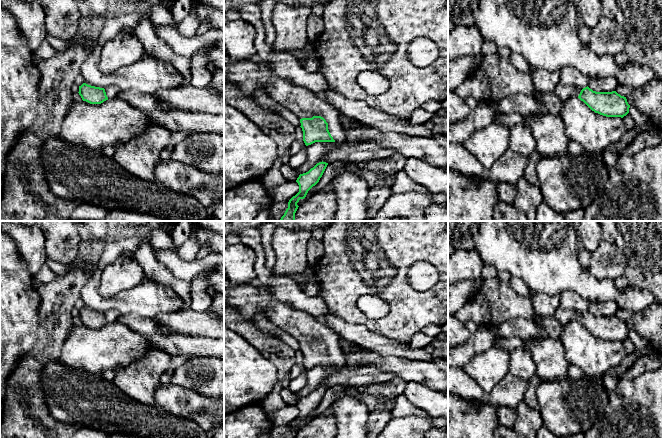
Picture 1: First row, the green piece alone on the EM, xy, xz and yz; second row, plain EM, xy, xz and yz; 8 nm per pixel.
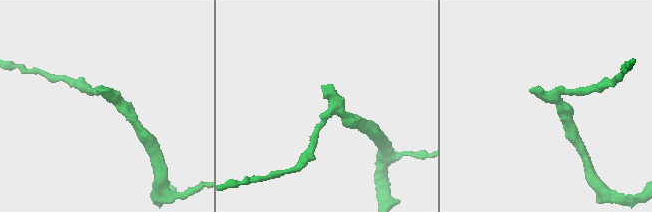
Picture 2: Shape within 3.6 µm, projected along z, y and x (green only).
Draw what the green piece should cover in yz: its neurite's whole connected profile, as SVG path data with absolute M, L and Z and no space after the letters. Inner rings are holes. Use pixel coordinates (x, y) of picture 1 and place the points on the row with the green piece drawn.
M558 83L553 92L562 101L569 97L576 96L583 101L592 111L606 117L623 118L629 113L630 105L626 97L616 91L596 92L588 86L580 88L576 86L565 86Z

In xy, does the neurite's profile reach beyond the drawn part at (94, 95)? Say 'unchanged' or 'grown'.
grown

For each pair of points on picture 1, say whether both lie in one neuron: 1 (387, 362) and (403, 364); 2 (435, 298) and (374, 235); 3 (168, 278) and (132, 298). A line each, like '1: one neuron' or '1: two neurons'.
1: one neuron
2: one neuron
3: two neurons

